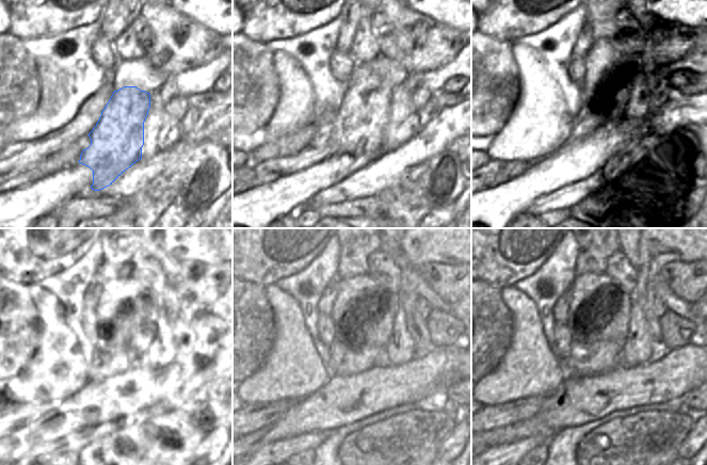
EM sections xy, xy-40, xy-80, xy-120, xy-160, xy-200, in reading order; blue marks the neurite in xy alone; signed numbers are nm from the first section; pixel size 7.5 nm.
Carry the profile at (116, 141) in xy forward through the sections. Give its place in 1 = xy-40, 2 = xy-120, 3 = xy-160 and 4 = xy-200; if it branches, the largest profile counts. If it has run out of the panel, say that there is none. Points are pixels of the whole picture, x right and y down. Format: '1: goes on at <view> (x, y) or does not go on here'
1: goes on at xy-40 (362, 117)
2: goes on at xy-120 (128, 311)
3: goes on at xy-160 (363, 313)
4: goes on at xy-200 (599, 309)

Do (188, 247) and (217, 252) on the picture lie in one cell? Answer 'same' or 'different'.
same

